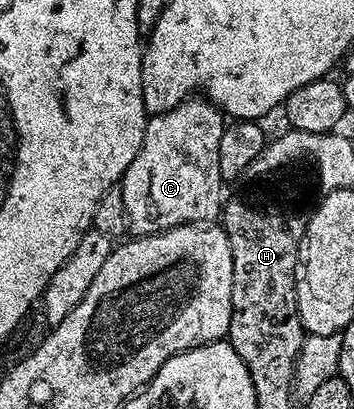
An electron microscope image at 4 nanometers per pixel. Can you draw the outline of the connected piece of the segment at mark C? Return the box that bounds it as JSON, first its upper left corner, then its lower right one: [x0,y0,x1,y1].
[121,97,225,236]

